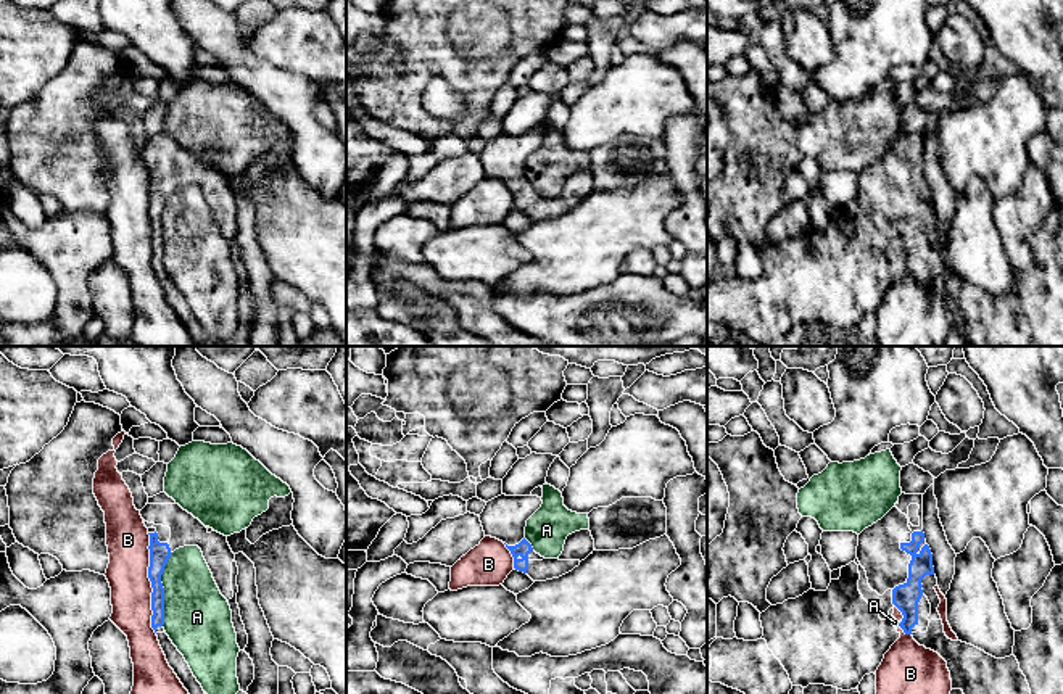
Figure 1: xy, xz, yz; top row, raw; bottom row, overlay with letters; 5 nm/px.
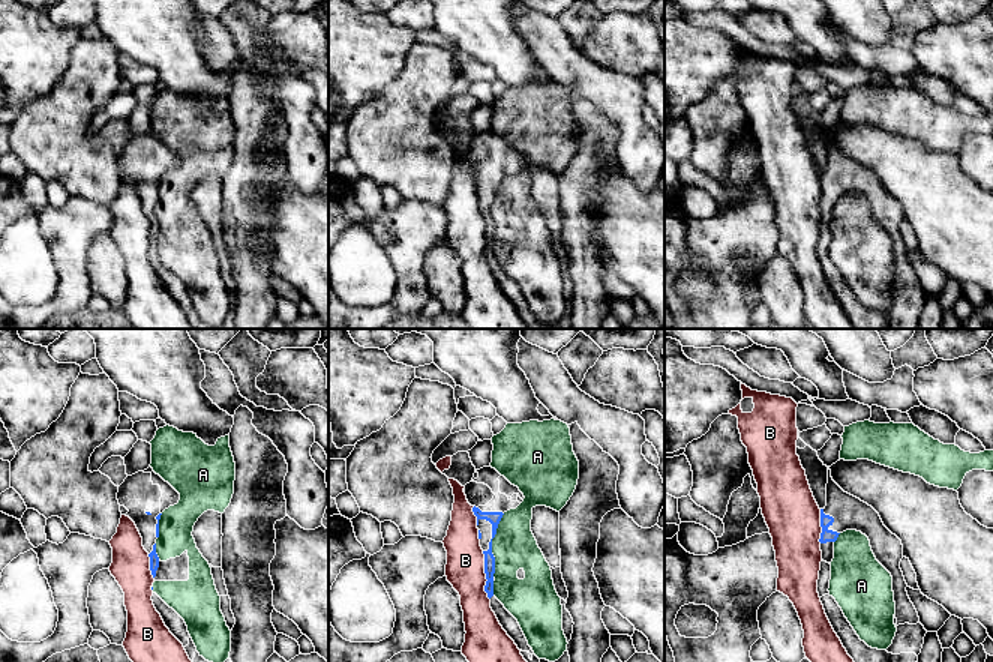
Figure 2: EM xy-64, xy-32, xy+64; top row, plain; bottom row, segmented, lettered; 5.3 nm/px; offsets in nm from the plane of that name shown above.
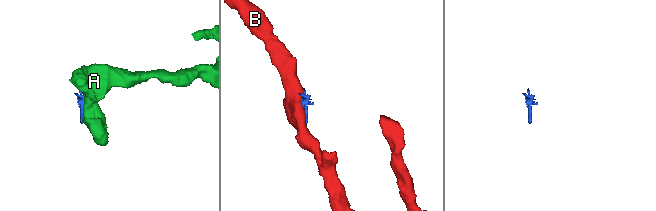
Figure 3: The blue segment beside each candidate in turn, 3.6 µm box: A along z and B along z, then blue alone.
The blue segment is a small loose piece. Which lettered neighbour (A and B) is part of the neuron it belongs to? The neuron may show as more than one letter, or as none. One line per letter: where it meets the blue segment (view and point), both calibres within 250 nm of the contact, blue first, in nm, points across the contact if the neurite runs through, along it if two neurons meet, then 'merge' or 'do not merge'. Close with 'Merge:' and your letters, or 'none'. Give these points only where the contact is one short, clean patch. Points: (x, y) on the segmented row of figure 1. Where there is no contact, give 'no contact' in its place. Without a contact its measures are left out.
A: xy (163, 590) | 110/340 nm | along xy (173, 553), (161, 575), (161, 625) | do not merge
B: xy (152, 583) | 110/220 nm | do not merge
Merge: none

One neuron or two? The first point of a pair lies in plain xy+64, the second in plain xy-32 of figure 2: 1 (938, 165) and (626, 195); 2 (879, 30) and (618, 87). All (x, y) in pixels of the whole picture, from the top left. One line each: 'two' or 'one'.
1: one
2: one

